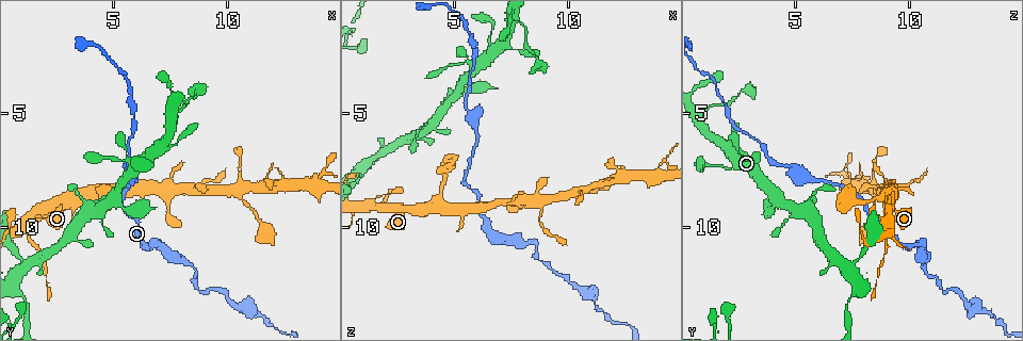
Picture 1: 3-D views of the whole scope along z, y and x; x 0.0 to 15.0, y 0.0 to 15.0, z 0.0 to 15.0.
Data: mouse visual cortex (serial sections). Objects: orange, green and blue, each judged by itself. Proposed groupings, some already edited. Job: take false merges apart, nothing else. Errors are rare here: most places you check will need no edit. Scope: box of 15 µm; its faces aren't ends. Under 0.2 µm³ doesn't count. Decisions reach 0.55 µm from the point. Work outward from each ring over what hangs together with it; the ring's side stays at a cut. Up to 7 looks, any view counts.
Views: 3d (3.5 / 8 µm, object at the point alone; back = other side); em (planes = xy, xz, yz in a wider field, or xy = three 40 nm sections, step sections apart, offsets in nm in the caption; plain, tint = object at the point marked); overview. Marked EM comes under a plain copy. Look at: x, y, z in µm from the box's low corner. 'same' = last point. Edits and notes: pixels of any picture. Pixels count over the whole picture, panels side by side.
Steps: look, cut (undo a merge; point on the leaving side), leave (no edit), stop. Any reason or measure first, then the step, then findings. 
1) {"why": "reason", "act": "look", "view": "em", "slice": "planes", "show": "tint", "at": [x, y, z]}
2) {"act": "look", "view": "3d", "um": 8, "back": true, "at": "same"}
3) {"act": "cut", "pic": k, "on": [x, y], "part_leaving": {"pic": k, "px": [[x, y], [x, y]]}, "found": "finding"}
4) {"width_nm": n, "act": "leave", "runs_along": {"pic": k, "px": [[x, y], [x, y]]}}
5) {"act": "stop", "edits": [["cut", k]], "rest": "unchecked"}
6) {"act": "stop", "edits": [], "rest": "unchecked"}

{"why": "three-way junction", "act": "look", "view": "3d", "um": 3.5, "at": [2.8, 8.8, 9.1]}

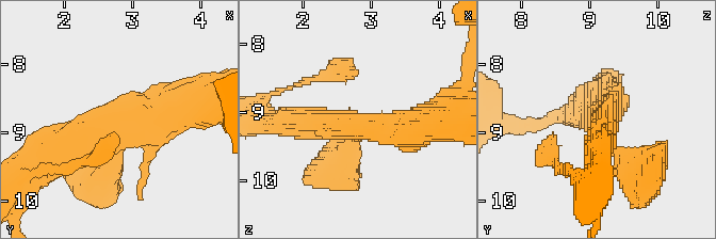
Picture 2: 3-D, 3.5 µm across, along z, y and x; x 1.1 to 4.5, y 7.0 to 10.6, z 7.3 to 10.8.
{"why": "need the tissue", "act": "look", "view": "em", "slice": "xy", "step": 3, "show": "tint", "at": [2.85, 8.90, 9.25]}

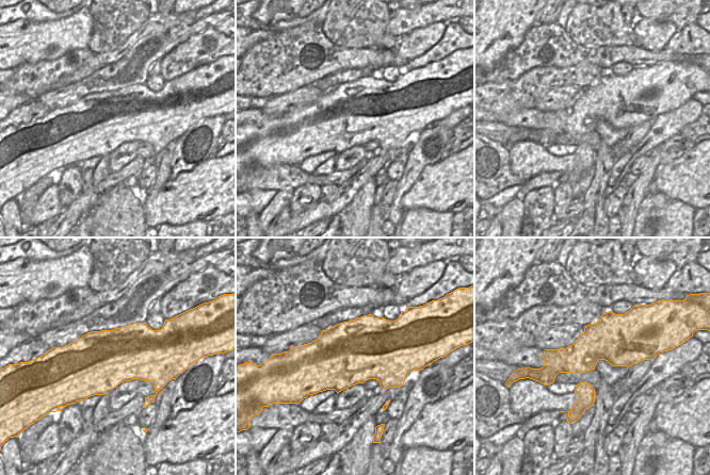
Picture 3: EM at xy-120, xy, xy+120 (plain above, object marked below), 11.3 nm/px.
{"width_nm": 700, "act": "leave", "runs_along": {"pic": 2, "px": [[100, 175], [126, 120], [192, 110]]}, "found": "continuous, no second cell"}

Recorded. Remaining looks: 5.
{"why": "three arms meet", "act": "look", "view": "em", "slice": "xy", "step": 5, "show": "tint", "at": [10.4, 8.5, 8.6]}

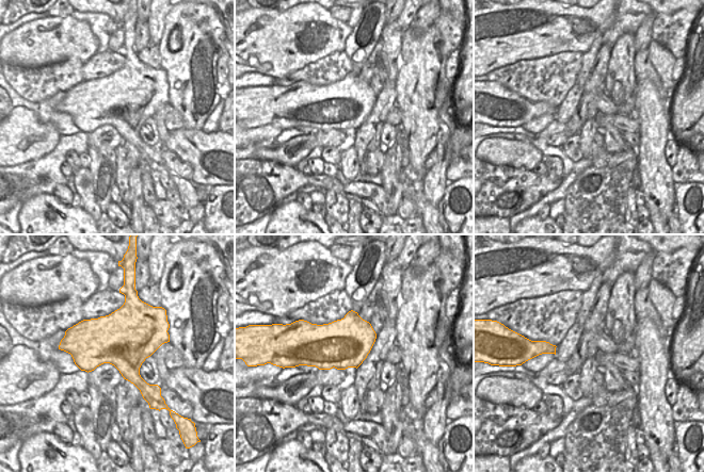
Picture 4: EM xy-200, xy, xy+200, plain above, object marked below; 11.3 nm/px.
{"why": "wider look", "act": "look", "view": "3d", "um": 3.5, "back": true, "at": "same"}

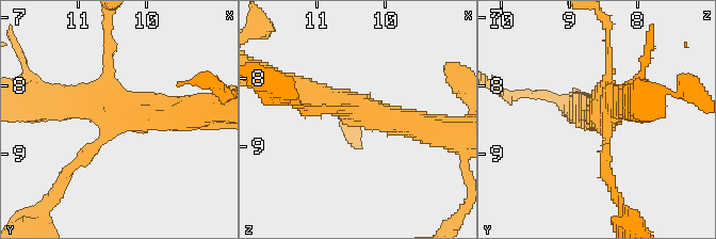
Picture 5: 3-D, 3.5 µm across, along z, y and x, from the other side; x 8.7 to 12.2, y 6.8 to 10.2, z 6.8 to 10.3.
{"width_nm": 550, "act": "leave", "runs_along": {"pic": 5, "px": [[423, 128], [290, 85]]}, "found": "one cell here"}

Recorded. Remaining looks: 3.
{"why": "three-way junction", "act": "look", "view": "3d", "um": 3.5, "at": [5.2, 8.5, 4.1]}

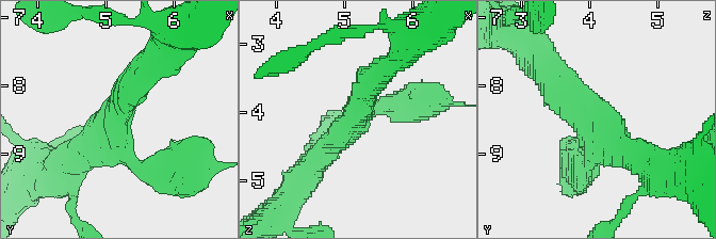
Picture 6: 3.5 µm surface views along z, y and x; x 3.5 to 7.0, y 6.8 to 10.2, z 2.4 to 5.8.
{"arms": 3, "arm_widths_nm": [250, 350, 400], "act": "look", "view": "em", "slice": "xy", "step": 3, "show": "tint", "at": [5.10, 8.60, 4.10]}

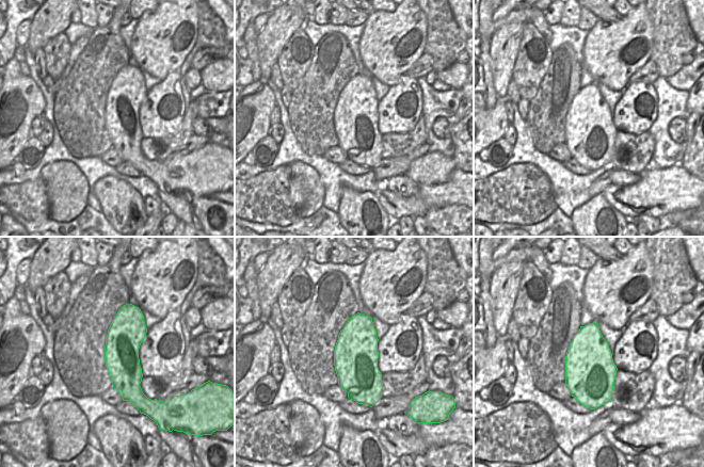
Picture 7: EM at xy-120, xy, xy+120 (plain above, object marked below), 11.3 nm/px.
{"why": "another direction", "act": "look", "view": "em", "slice": "planes", "show": "tint", "at": "same"}

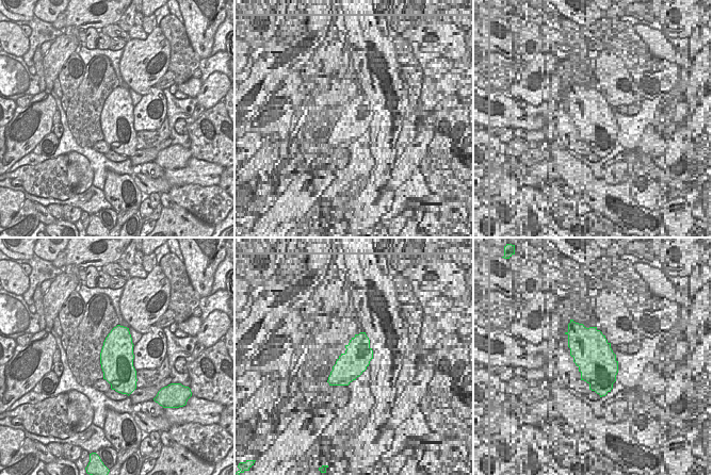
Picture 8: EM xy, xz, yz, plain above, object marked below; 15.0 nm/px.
{"act": "leave", "runs_along": {"pic": 6, "px": [[553, 78], [613, 143], [646, 163]]}, "found": "all the same cell"}

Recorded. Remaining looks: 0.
{"act": "stop", "edits": [], "rest": "unchecked"}

